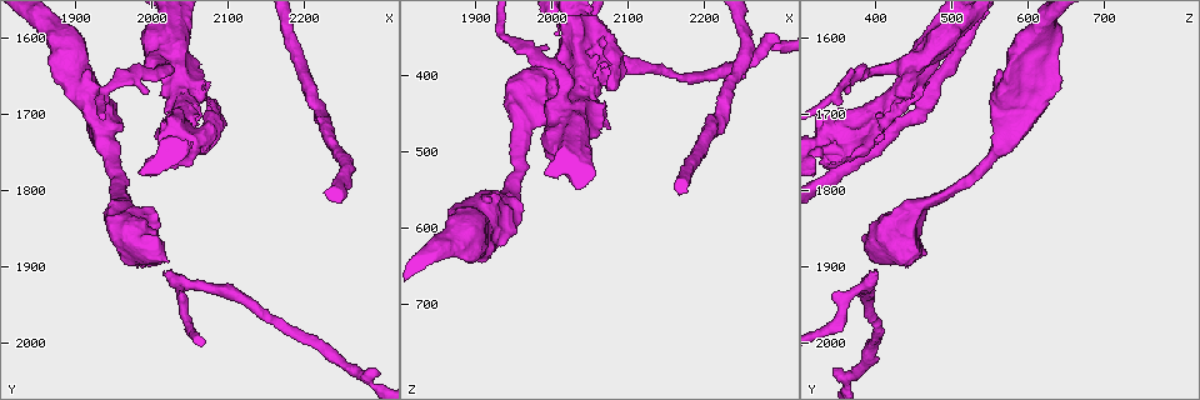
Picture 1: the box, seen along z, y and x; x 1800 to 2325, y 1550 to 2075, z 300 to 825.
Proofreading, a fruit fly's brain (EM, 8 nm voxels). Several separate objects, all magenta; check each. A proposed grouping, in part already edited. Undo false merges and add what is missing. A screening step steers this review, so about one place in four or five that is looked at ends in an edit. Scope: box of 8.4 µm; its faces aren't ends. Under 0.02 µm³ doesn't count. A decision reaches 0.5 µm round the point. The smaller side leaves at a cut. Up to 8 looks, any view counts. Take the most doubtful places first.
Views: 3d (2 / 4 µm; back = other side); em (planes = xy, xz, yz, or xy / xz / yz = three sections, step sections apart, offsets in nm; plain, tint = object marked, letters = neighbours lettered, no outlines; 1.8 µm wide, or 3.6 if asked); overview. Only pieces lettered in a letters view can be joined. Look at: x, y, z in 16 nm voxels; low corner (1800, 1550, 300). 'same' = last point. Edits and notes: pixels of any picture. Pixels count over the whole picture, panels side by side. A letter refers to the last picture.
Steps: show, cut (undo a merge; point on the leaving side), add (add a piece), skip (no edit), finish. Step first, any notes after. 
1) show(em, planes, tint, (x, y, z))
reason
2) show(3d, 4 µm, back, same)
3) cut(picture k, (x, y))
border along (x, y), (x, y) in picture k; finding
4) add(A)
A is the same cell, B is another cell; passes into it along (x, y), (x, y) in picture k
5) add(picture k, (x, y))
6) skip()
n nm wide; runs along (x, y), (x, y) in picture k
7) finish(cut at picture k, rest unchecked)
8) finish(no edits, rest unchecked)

show(em, planes, letters, (2035, 1925, 390))
sharp bend

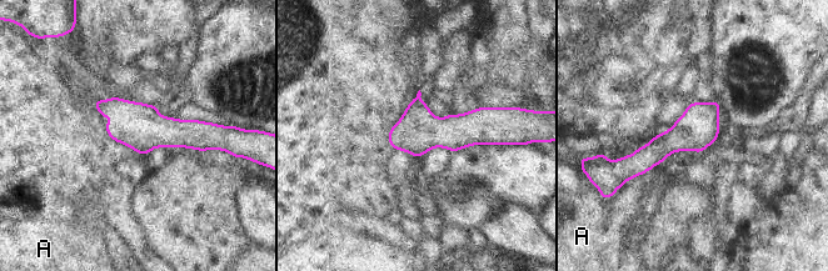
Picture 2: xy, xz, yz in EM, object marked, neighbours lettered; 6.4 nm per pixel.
skip()
280 nm wide; A is another cell; one neuron here

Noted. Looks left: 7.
show(em, planes, letters, (2065, 1695, 415))
abrupt turn

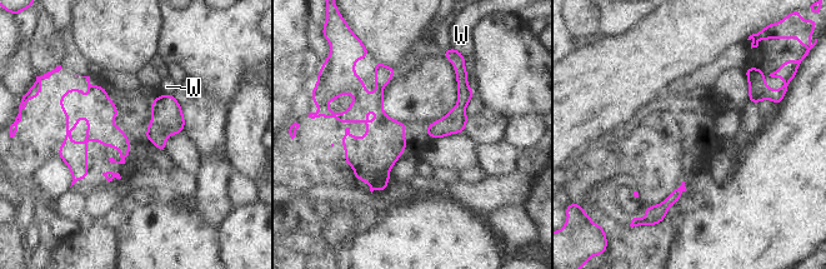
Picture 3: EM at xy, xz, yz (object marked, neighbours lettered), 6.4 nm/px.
skip()
W is another cell; border along (161, 93), (171, 95) in picture 3; continuous, no second neuron

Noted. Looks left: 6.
show(em, 3.6 µm, xz, step 4, tint, (1895, 1625, 595))
touches itself

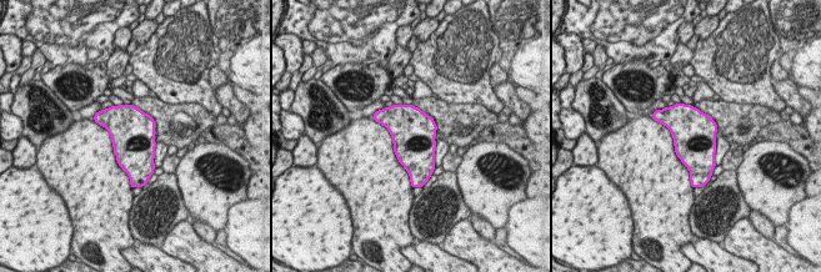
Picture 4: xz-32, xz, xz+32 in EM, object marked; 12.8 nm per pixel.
show(em, 3.6 µm, planes, letters, same)

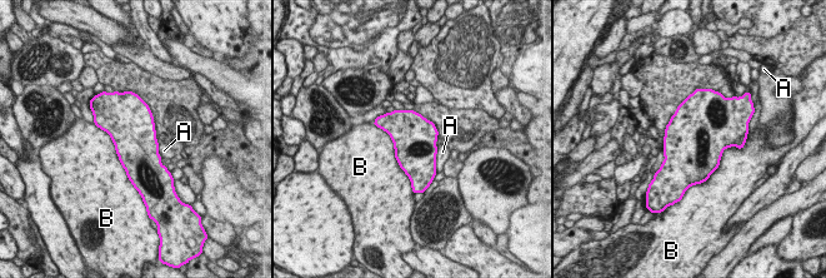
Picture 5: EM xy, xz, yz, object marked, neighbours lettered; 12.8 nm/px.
skip()
550 nm wide; A and B are other cells; border along (94, 123), (109, 135), (131, 182) in picture 5; continuous, no second neuron

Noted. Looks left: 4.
finish(no edits, rest unchecked)

